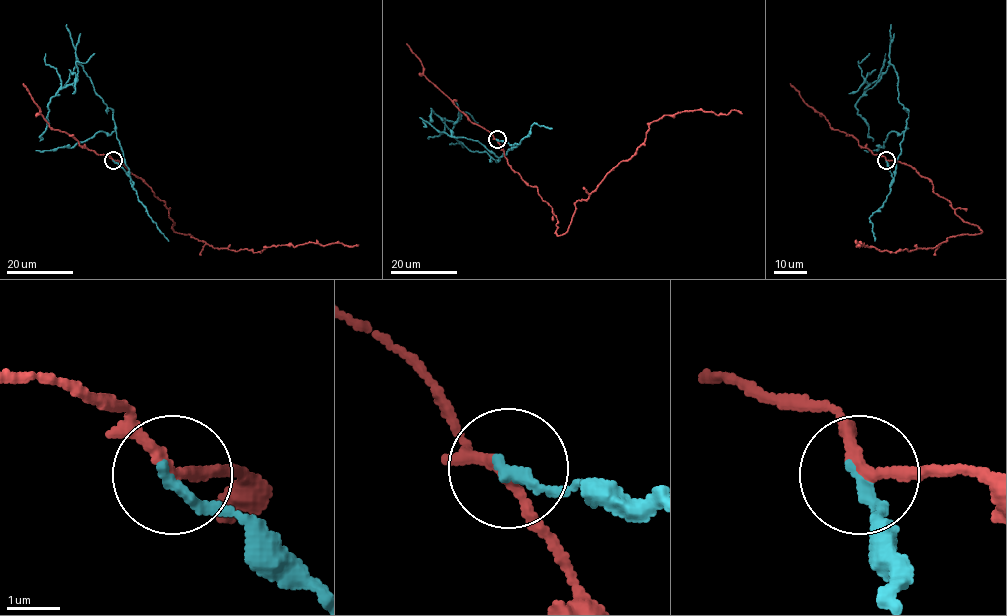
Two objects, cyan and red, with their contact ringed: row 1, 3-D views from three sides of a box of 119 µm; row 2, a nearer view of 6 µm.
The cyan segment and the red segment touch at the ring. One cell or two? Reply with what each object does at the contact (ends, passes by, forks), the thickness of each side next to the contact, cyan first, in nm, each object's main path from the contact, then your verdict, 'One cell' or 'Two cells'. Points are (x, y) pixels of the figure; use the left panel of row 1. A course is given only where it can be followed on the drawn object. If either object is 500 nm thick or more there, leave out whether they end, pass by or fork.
At the ring cyan ends. At the ring red passes by. Thickness 200 nm (cyan) against 200 nm. Course of cyan: (113, 161), (130, 177), (112, 111), (79, 64), (58, 90), (77, 77), (77, 61), (85, 62), (94, 53). Course of red: (113, 161), (119, 161), (165, 203), (173, 229), (213, 248), (259, 252), (265, 247), (309, 242), (359, 245). Two cells

